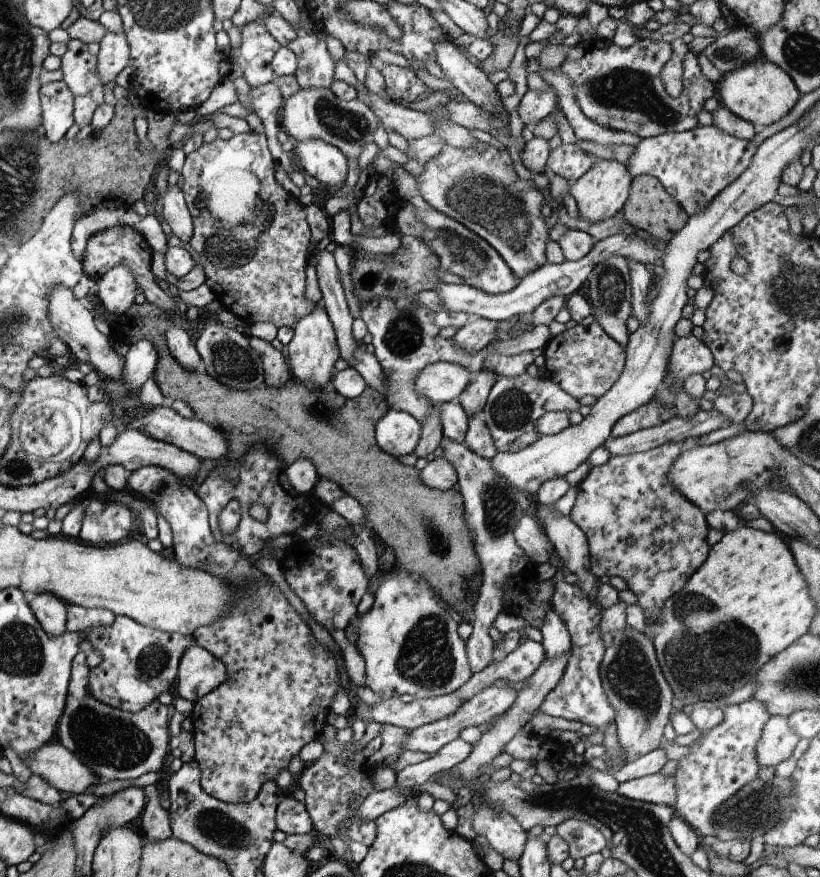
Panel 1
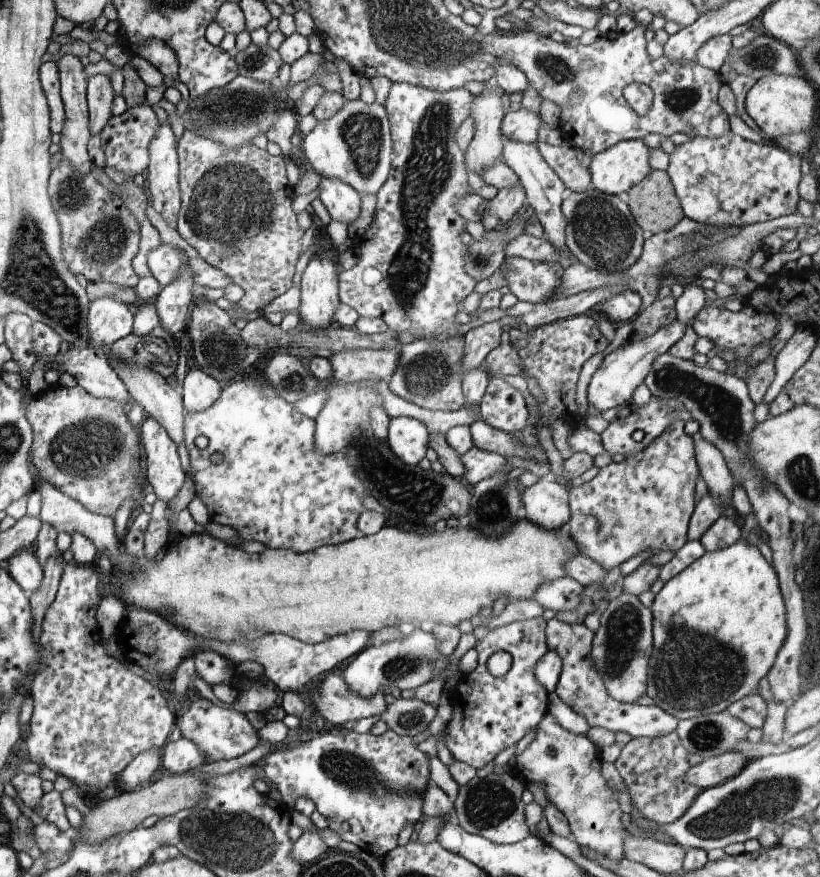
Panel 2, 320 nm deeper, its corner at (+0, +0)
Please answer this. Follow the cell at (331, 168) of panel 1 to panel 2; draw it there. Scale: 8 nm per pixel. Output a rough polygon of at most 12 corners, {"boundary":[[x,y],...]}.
{"boundary":[[322,177],[319,198],[332,221],[349,225],[362,212],[361,194]]}

